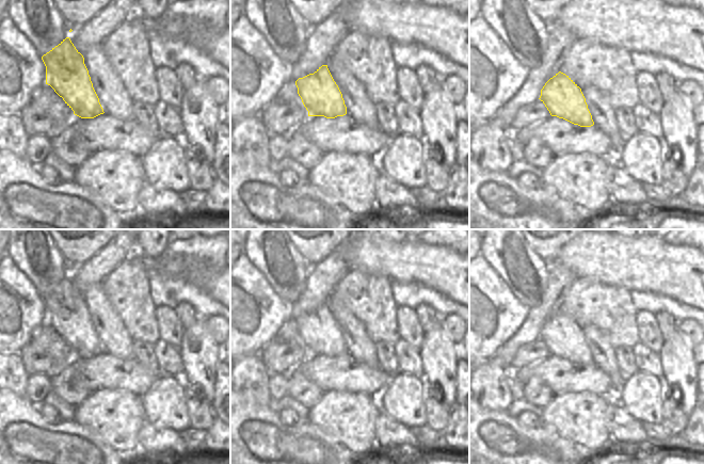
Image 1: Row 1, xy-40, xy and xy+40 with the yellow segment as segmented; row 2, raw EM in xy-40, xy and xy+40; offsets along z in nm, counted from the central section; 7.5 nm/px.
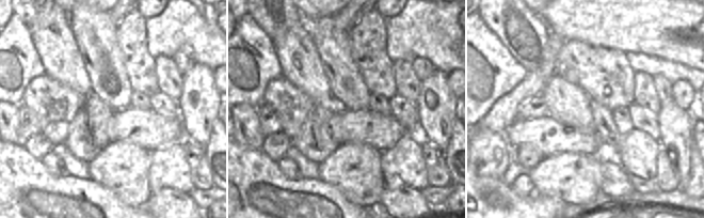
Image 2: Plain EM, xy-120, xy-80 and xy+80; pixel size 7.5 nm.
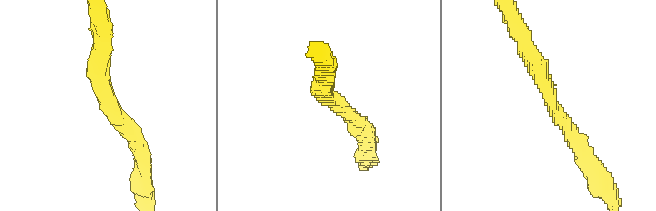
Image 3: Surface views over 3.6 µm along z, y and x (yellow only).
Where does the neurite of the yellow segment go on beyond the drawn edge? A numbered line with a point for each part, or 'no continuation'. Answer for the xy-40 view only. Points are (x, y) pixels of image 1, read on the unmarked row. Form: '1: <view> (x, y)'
no continuation.

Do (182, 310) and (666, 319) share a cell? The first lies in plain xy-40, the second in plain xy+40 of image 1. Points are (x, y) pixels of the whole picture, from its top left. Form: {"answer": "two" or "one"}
{"answer": "one"}

